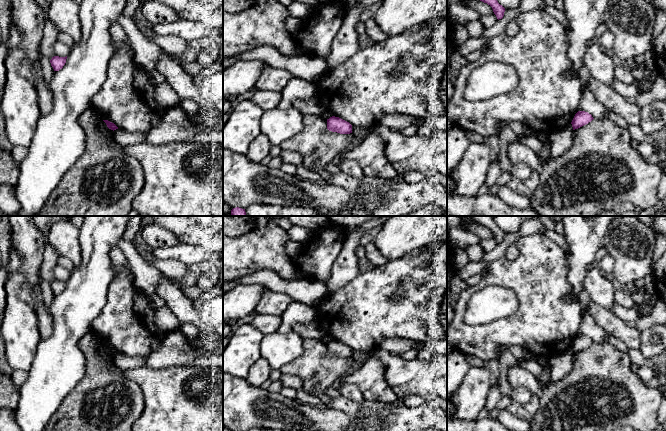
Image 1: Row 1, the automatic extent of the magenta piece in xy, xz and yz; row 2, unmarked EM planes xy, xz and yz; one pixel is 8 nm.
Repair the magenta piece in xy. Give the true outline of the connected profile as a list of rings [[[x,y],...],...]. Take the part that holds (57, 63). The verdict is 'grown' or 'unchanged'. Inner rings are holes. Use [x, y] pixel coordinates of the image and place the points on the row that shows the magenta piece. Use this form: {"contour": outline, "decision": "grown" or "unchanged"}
{"contour": [[[54,56],[50,60],[51,66],[53,67],[54,71],[59,71],[60,69],[63,68],[63,66],[66,63],[66,57],[59,57],[59,56]]], "decision": "unchanged"}

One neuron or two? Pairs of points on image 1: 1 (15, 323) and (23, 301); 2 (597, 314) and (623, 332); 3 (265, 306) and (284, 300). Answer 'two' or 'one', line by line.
1: one
2: one
3: one

